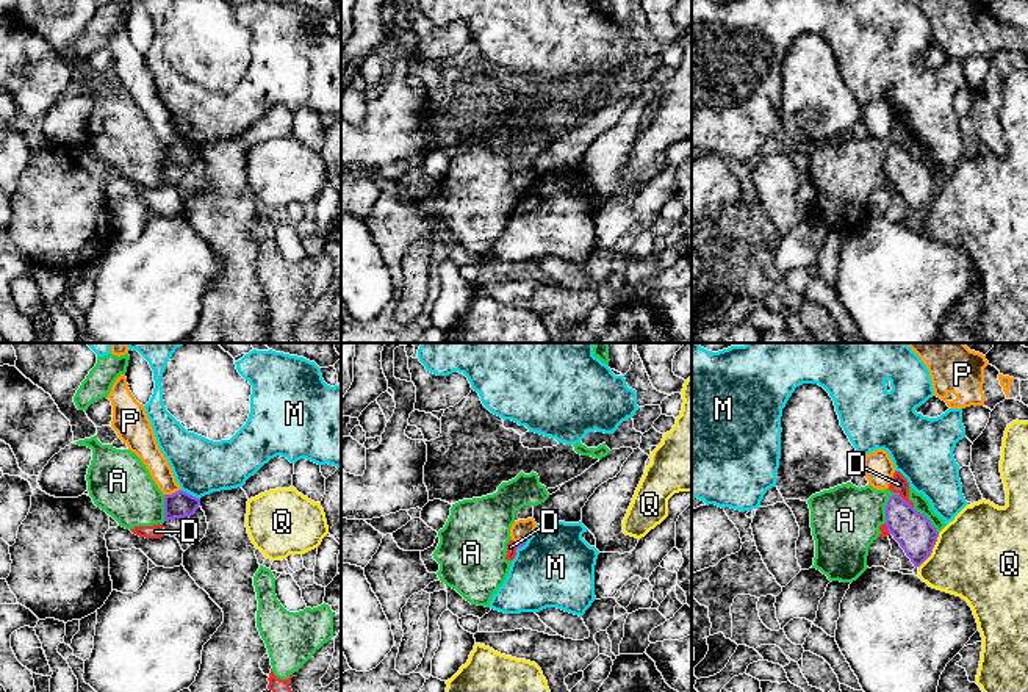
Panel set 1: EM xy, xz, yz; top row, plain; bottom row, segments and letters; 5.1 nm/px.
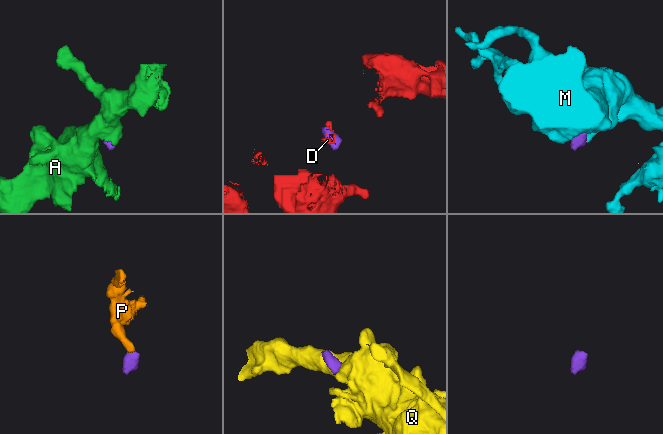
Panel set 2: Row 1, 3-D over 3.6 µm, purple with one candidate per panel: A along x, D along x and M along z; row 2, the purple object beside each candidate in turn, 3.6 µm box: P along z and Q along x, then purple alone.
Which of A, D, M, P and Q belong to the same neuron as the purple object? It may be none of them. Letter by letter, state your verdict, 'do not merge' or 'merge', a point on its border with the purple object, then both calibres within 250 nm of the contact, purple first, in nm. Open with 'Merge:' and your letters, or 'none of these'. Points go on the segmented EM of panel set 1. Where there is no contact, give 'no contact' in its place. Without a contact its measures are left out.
Merge: none of these
A: do not merge; meets purple in yz at (886, 506); 200 nm thick on the purple side, 360 nm on the other
D: do not merge; meets purple in yz at (906, 501); 200 nm thick on the purple side, 90 nm on the other
M: do not merge; meets purple in xy at (191, 495); 140 nm thick on the purple side, 280 nm on the other
P: do not merge; meets purple in xy at (172, 493); 140 nm thick on the purple side, 120 nm on the other
Q: do not merge; meets purple in yz at (931, 550); 200 nm thick on the purple side, 460 nm on the other

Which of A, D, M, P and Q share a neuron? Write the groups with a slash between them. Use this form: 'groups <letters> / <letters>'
groups A D / M / P / Q

